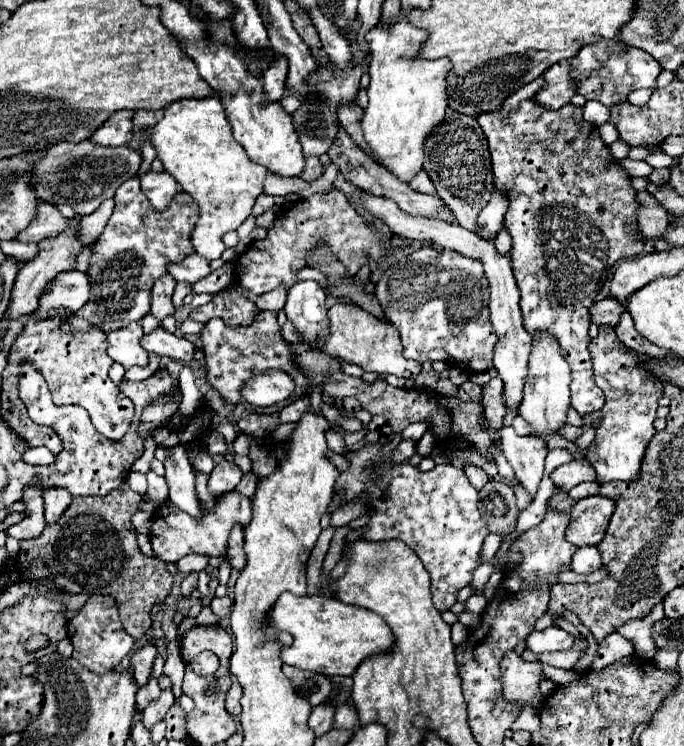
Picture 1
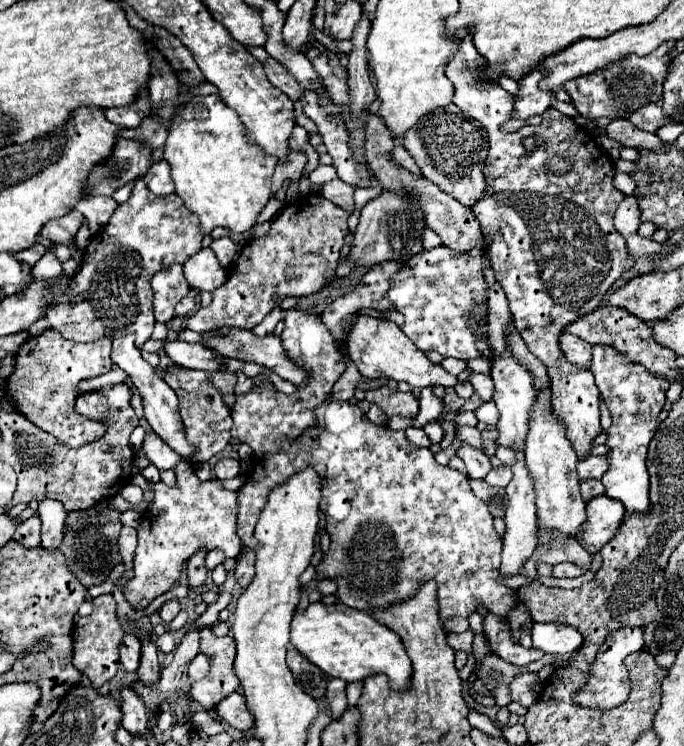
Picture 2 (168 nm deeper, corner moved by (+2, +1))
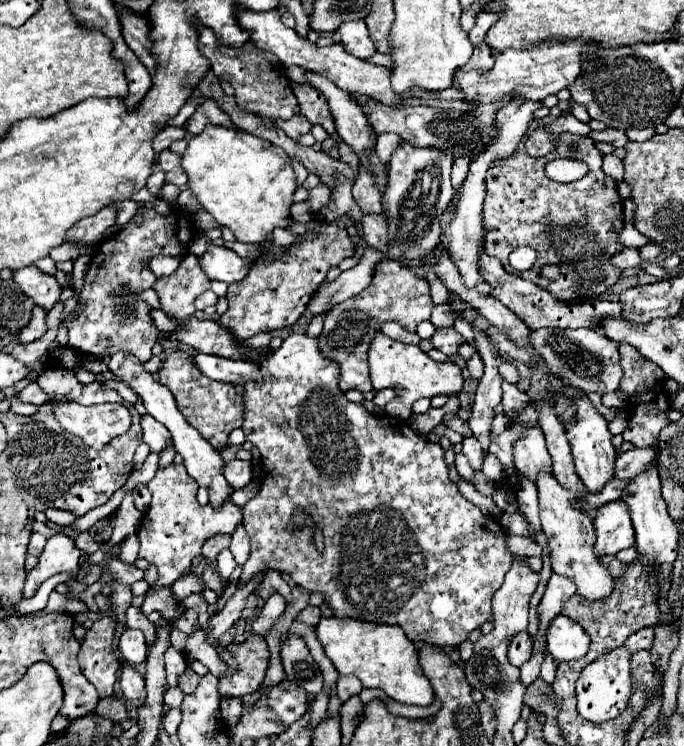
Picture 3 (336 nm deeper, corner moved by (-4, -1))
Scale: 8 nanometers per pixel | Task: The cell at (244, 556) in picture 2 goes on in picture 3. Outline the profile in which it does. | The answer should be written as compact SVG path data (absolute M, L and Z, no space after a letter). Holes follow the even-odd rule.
M266 571L266 577L264 581L258 585L256 589L256 595L262 597L262 599L268 599L268 595L274 595L274 593L280 593L284 599L286 599L286 605L290 605L292 601L292 589L290 585L280 577L280 571Z

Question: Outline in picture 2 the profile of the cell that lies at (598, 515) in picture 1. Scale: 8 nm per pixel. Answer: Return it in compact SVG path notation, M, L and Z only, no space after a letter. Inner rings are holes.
M606 495L590 499L586 503L586 521L576 539L590 555L598 553L616 535L624 513L626 509L616 499L610 499Z

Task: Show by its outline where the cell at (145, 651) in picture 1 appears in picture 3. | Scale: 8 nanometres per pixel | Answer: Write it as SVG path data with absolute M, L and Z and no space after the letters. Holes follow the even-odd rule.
M126 629L120 637L120 651L124 653L128 665L134 667L138 663L144 663L144 657L148 653L144 633L140 633L140 629Z

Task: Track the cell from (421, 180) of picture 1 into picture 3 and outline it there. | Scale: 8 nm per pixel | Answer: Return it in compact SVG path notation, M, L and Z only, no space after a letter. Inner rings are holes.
M380 133L378 143L376 143L376 153L382 161L388 161L390 155L394 153L396 145L400 145L400 137L396 133Z

